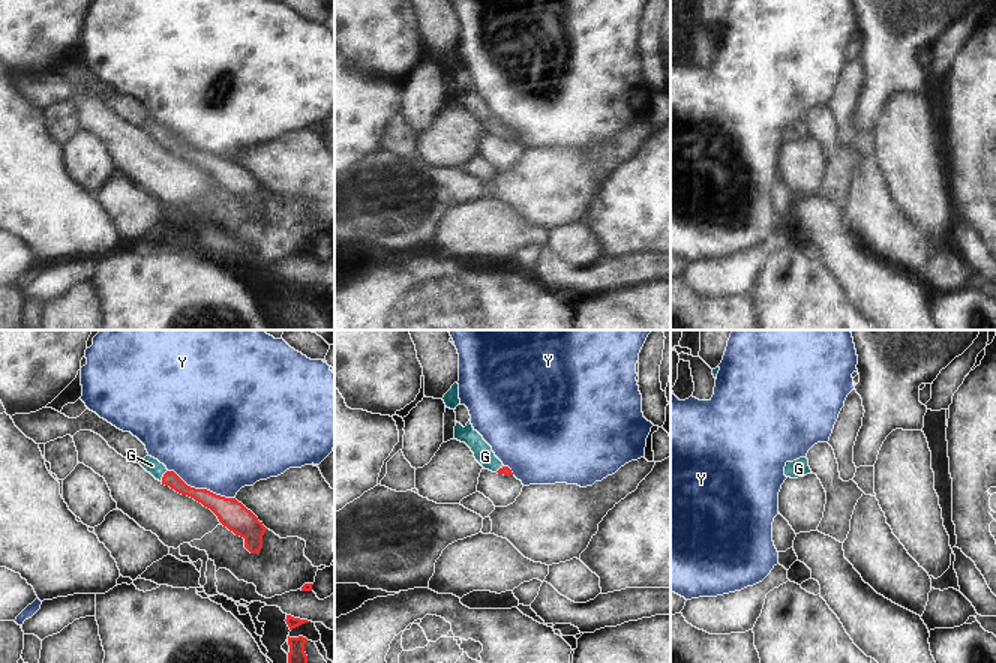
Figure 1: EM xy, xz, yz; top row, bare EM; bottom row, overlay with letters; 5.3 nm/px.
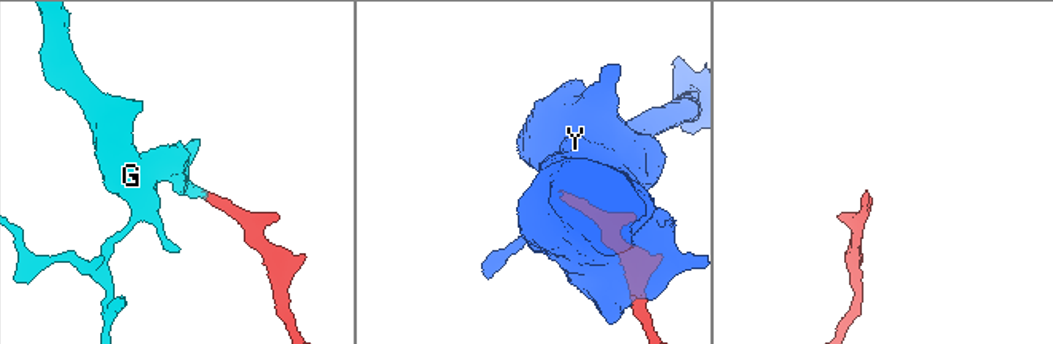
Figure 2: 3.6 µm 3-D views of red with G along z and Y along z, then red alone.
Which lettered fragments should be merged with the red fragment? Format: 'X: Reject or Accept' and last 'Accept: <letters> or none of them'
G: Accept
Y: Reject
Accept: G.

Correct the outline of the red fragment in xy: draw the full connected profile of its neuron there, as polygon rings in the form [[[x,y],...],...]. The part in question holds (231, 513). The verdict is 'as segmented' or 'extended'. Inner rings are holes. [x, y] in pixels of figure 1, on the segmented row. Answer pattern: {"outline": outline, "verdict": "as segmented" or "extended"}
{"outline": [[[146,456],[140,460],[140,465],[162,484],[210,508],[224,526],[244,538],[244,548],[250,554],[258,554],[261,550],[262,536],[267,528],[236,498],[225,498],[207,489],[190,488],[174,471],[168,471],[164,464],[152,456]]], "verdict": "extended"}

